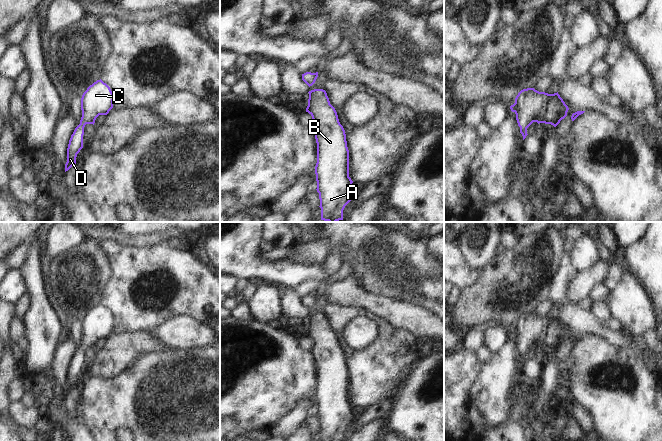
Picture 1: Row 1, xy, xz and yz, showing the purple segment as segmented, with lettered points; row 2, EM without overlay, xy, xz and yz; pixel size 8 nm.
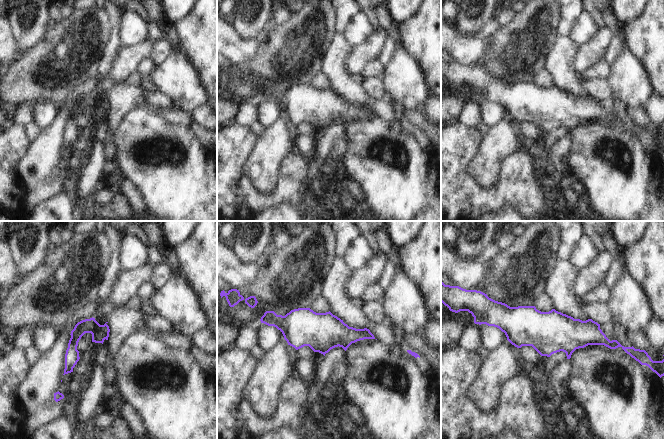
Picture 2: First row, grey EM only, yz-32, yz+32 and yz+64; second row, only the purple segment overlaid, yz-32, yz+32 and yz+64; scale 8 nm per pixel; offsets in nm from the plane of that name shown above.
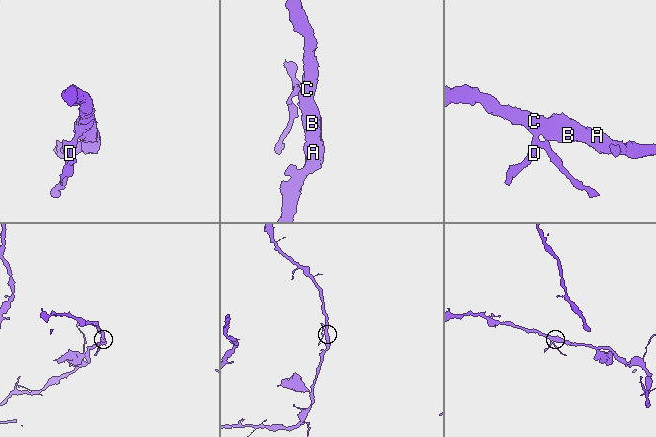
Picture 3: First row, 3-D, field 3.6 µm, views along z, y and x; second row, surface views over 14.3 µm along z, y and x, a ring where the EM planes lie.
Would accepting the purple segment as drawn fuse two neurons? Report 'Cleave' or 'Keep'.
Keep

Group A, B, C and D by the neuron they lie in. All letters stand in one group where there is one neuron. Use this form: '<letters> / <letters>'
A B C D

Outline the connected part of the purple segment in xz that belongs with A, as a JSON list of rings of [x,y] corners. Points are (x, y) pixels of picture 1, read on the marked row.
[[[314,89],[308,93],[306,112],[312,116],[310,127],[317,143],[315,174],[321,220],[337,222],[343,220],[343,210],[353,199],[346,134],[326,91]]]

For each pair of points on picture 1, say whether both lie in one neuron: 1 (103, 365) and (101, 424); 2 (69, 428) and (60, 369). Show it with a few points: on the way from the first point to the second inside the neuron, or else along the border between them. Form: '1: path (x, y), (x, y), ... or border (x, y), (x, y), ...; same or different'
1: border (124, 368), (110, 378), (90, 377); different
2: path (58, 413), (59, 384); same

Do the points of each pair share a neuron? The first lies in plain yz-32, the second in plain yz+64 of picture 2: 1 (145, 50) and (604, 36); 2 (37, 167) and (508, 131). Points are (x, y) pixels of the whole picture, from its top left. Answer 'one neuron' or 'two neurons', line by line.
1: one neuron
2: one neuron

